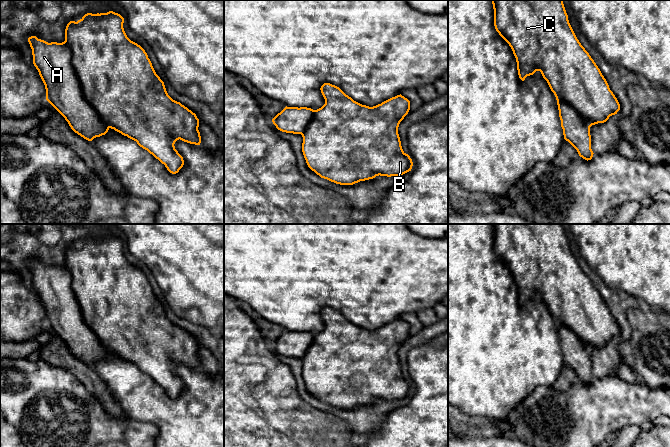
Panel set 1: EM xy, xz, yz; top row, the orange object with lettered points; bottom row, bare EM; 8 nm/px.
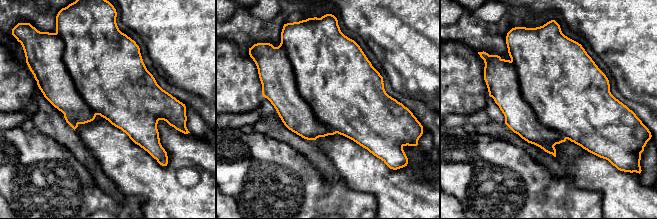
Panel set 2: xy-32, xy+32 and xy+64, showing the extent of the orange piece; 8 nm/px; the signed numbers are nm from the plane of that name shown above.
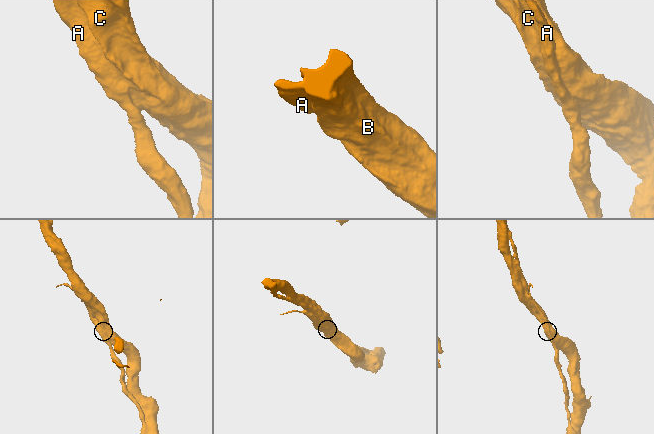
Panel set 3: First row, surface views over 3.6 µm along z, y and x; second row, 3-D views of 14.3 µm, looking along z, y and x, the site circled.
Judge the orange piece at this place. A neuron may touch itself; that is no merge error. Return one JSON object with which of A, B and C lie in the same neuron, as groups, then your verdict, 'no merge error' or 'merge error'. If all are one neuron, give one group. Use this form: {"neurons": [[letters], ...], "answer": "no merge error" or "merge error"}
{"neurons": [["A", "B", "C"]], "answer": "no merge error"}

